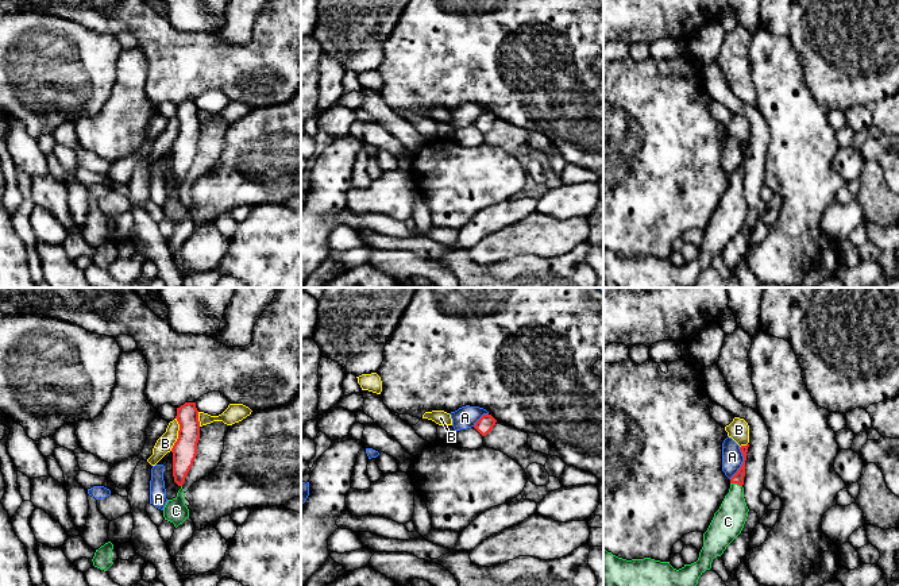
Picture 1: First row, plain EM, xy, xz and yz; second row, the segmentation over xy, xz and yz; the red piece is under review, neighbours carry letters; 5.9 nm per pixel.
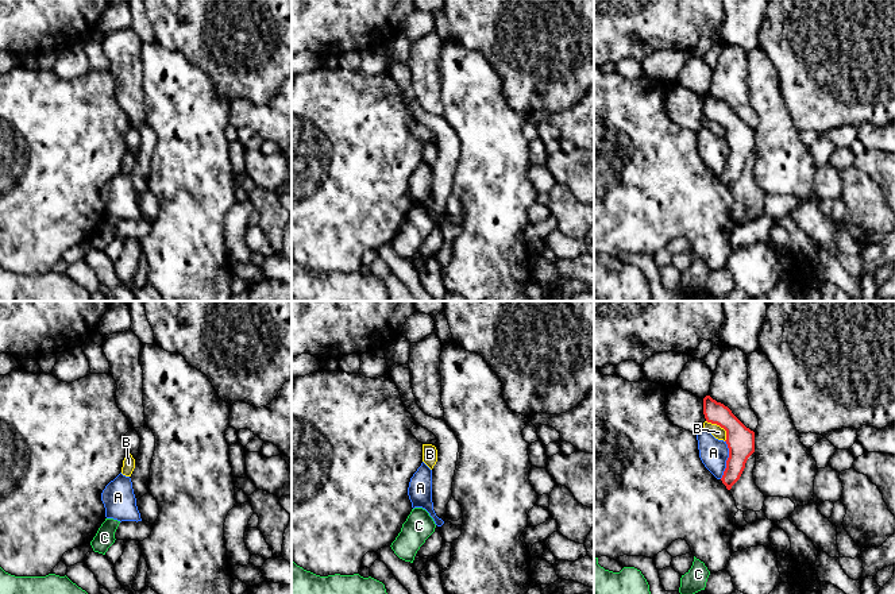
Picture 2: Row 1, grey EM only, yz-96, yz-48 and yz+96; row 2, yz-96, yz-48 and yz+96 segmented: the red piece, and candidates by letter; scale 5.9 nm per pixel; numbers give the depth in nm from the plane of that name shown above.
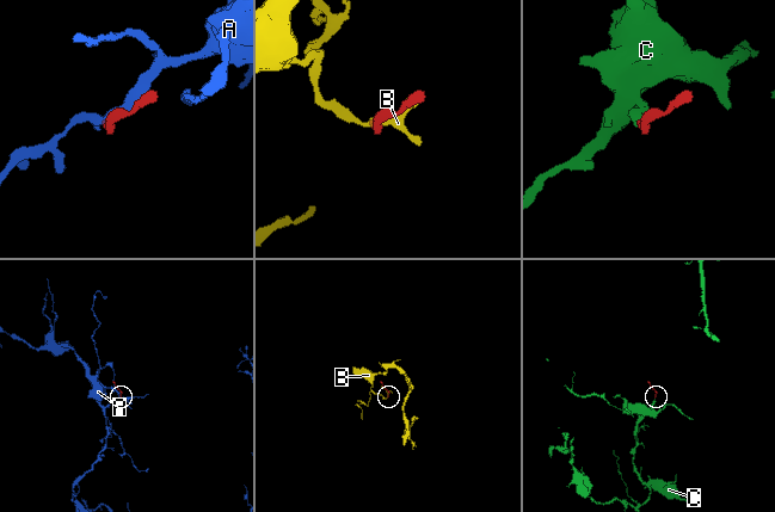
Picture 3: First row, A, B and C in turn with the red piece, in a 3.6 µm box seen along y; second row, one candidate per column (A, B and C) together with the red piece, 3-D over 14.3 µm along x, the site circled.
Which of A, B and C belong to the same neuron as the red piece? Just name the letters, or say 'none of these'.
C

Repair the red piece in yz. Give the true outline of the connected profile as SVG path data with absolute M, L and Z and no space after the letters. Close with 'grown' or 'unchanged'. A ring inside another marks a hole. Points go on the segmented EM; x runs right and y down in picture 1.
M746 446L740 450L744 462L730 478L730 489L703 533L703 547L697 562L674 568L670 562L651 558L626 560L603 550L603 586L697 586L699 577L711 568L714 558L741 533L748 517L744 498Z; grown

